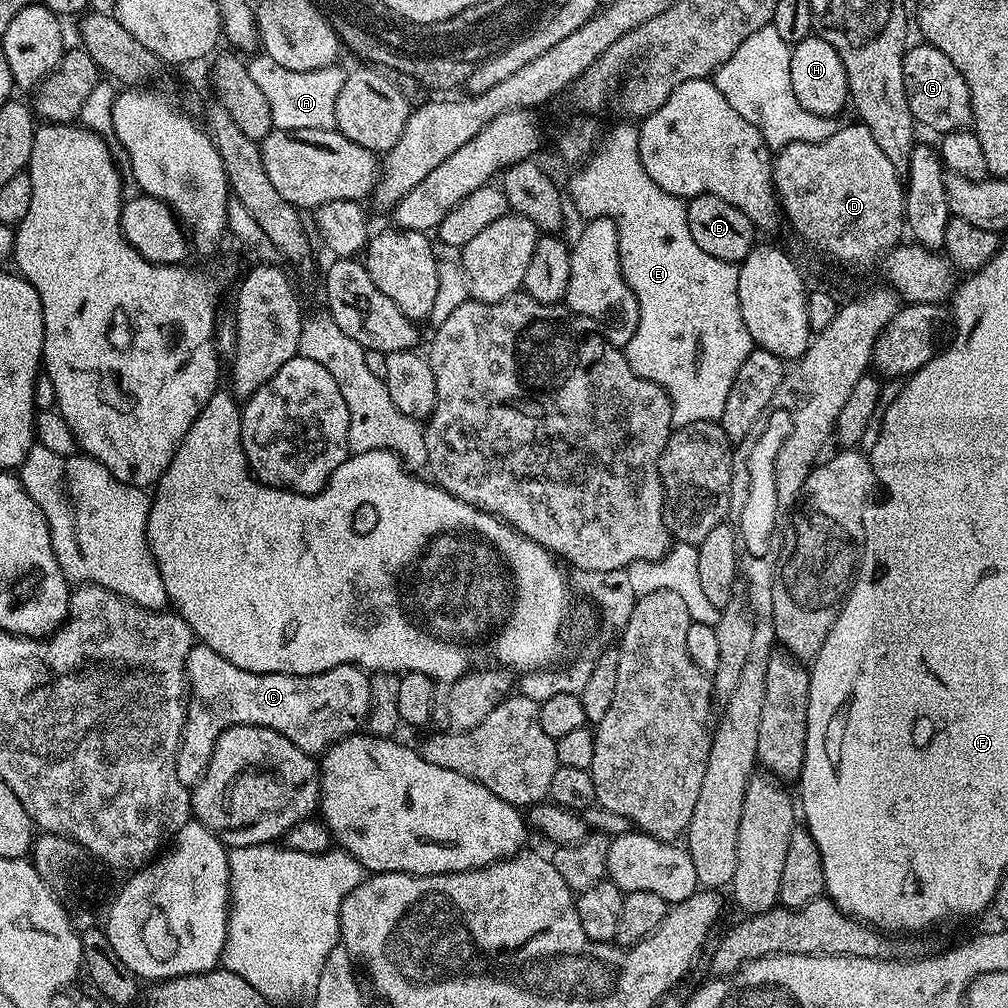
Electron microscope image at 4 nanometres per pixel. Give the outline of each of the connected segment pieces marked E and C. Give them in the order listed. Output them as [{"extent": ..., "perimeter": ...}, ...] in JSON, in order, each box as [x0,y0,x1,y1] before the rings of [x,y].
[{"extent":[567,124,754,428],"perimeter":[[[628,124],[618,125],[605,140],[603,137],[595,151],[573,171],[577,172],[568,184],[567,195],[571,207],[573,204],[584,215],[585,221],[605,216],[616,224],[620,269],[630,290],[636,295],[640,311],[638,330],[634,330],[634,338],[630,338],[628,345],[622,349],[634,374],[666,390],[672,403],[672,422],[676,428],[694,422],[718,422],[726,407],[730,386],[734,386],[734,377],[738,375],[738,366],[746,362],[754,347],[750,330],[746,330],[746,322],[742,322],[742,310],[738,306],[740,269],[722,258],[714,258],[714,254],[706,254],[706,250],[694,242],[694,234],[690,234],[688,225],[687,203],[681,197],[659,188],[654,178],[646,174],[640,161],[639,137],[639,131]]]},{"extent":[176,643,370,786],"perimeter":[[[193,643],[184,667],[186,711],[180,745],[176,751],[178,782],[195,786],[202,778],[214,750],[214,742],[235,724],[273,728],[298,750],[323,754],[342,738],[359,733],[368,719],[370,706],[369,673],[354,664],[339,664],[322,674],[295,676],[251,672],[226,662],[210,646]]]}]

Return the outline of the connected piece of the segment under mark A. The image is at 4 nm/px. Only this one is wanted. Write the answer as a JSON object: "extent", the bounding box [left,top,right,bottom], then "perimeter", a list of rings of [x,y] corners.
{"extent":[247,54,345,130],"perimeter":[[[256,54],[247,61],[250,78],[262,89],[266,102],[270,102],[270,118],[273,128],[282,130],[330,130],[335,128],[334,102],[338,102],[338,90],[342,90],[345,69],[339,66],[306,70],[288,70],[265,54]]]}

